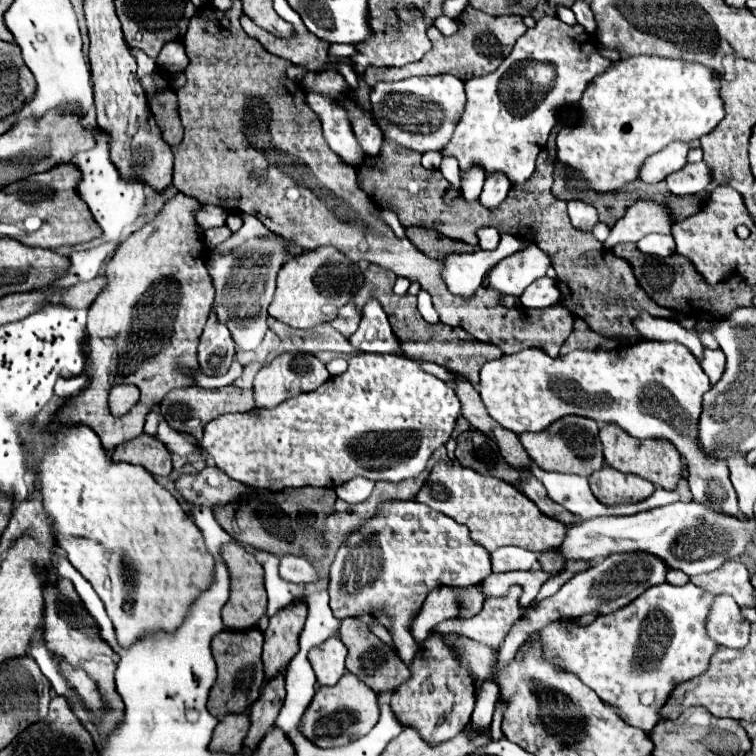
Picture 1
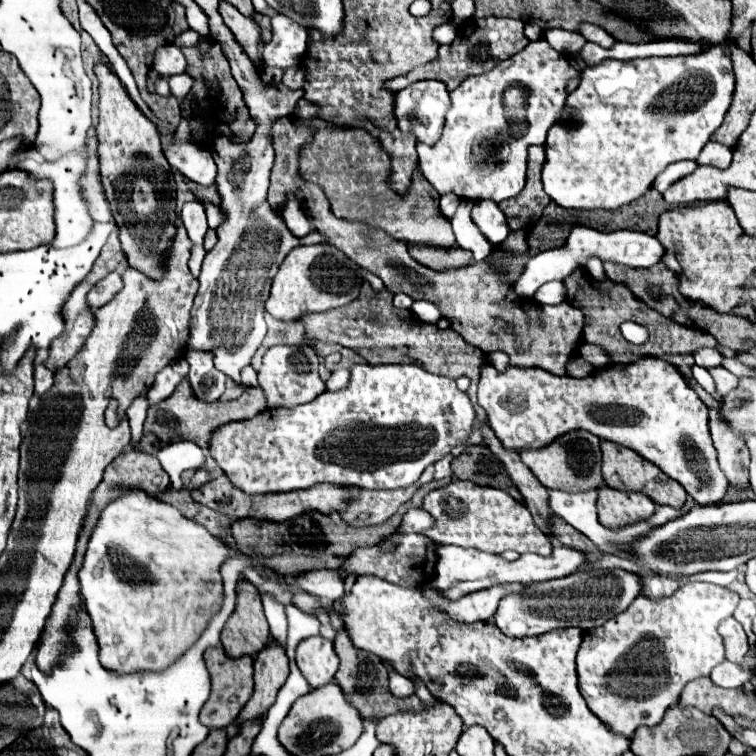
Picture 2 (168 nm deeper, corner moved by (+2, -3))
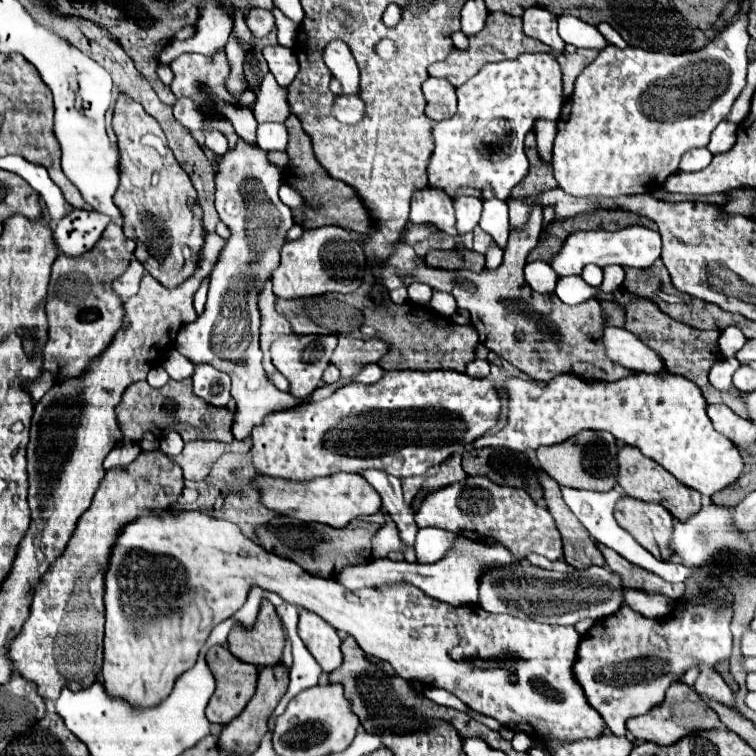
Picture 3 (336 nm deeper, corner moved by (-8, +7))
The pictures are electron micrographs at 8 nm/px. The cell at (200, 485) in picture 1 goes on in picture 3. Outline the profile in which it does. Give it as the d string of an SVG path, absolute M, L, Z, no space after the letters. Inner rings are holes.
M338 472L332 476L324 476L320 480L296 482L292 480L268 480L266 476L256 476L254 484L260 492L260 502L276 510L278 514L302 520L302 522L324 522L334 528L346 526L350 520L366 514L374 514L382 508L380 494L364 480L364 476L356 473Z

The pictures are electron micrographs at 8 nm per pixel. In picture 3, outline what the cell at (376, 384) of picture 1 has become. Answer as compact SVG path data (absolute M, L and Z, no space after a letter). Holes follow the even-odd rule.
M388 370L376 384L348 384L324 400L268 414L264 422L250 432L250 454L258 474L296 482L332 476L336 472L360 474L370 468L396 478L408 478L424 474L430 466L462 452L464 446L472 444L496 424L498 414L498 390L488 380L470 378L456 370Z

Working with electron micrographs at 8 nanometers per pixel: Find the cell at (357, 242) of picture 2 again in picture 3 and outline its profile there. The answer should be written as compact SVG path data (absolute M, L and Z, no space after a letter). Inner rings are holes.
M536 204L530 210L524 228L514 228L510 232L504 250L504 260L496 270L484 268L482 272L472 272L430 268L424 258L418 256L414 274L406 274L400 278L406 286L410 286L412 282L424 282L432 290L452 288L452 296L456 298L458 308L470 312L470 320L478 330L480 342L496 356L514 364L534 380L548 382L552 380L552 376L562 372L572 372L586 380L606 382L616 382L624 378L628 370L618 364L612 364L612 360L608 360L604 354L604 312L596 298L584 300L576 306L568 306L556 294L538 294L526 284L526 256L538 244L542 226L542 208Z

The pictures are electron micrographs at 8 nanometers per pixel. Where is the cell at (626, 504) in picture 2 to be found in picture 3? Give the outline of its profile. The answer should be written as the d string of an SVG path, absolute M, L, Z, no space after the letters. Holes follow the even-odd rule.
M622 496L614 508L616 522L630 532L658 560L670 558L668 540L674 516L658 502L644 502L632 496Z

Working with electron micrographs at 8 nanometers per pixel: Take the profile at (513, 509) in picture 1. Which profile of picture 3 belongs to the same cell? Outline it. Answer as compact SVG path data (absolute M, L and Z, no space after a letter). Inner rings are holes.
M486 476L466 478L464 482L454 482L434 490L426 496L414 520L420 528L436 526L476 542L484 540L484 544L502 542L520 558L526 558L528 552L536 552L550 560L558 560L562 556L562 538L550 512L534 504L524 490L494 484Z

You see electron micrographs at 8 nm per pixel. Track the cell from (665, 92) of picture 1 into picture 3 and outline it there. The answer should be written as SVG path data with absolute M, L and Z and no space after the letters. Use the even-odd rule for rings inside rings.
M744 8L712 42L708 42L708 46L696 50L696 52L682 52L682 54L664 54L664 52L648 52L642 48L634 48L628 46L624 50L616 48L616 46L606 46L598 58L588 64L588 68L584 68L584 72L578 76L574 92L570 96L570 100L564 102L564 108L560 112L560 120L558 120L558 134L554 140L554 150L552 150L552 170L554 170L554 178L558 182L558 186L570 194L570 196L602 196L602 198L616 198L616 196L632 196L632 194L650 194L658 188L664 186L664 180L674 174L678 170L678 162L682 158L682 154L686 150L692 148L704 148L710 142L710 134L712 130L726 120L732 104L736 102L736 98L740 96L740 92L746 86L746 68L748 68L748 56L746 56L746 48L748 48L748 8Z

